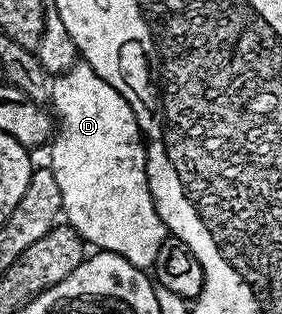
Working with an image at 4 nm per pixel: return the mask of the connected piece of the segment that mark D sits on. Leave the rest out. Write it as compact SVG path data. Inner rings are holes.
M79 60L64 74L53 78L52 109L59 119L59 131L52 139L53 151L48 165L53 171L59 192L63 192L63 218L90 247L115 252L125 260L131 260L140 270L148 271L159 256L159 248L165 242L167 231L149 191L145 171L145 143L141 126L127 100L103 76L95 72L83 60Z

